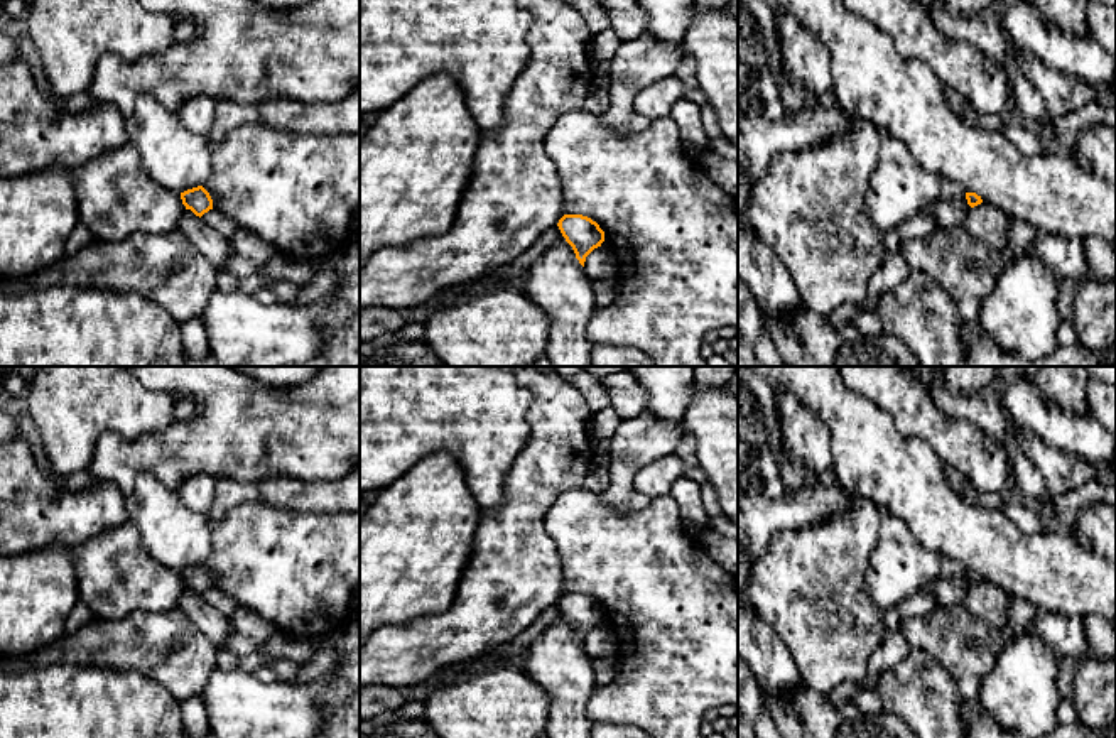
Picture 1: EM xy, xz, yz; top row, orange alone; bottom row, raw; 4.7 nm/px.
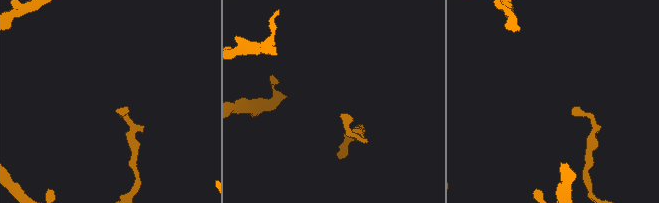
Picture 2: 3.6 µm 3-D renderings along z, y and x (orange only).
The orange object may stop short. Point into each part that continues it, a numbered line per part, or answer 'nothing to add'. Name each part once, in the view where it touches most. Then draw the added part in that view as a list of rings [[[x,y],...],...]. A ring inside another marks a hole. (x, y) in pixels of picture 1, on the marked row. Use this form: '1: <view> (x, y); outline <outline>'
nothing to add

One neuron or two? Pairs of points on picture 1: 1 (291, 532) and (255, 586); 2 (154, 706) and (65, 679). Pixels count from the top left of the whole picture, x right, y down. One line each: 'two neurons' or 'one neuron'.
1: one neuron
2: one neuron

